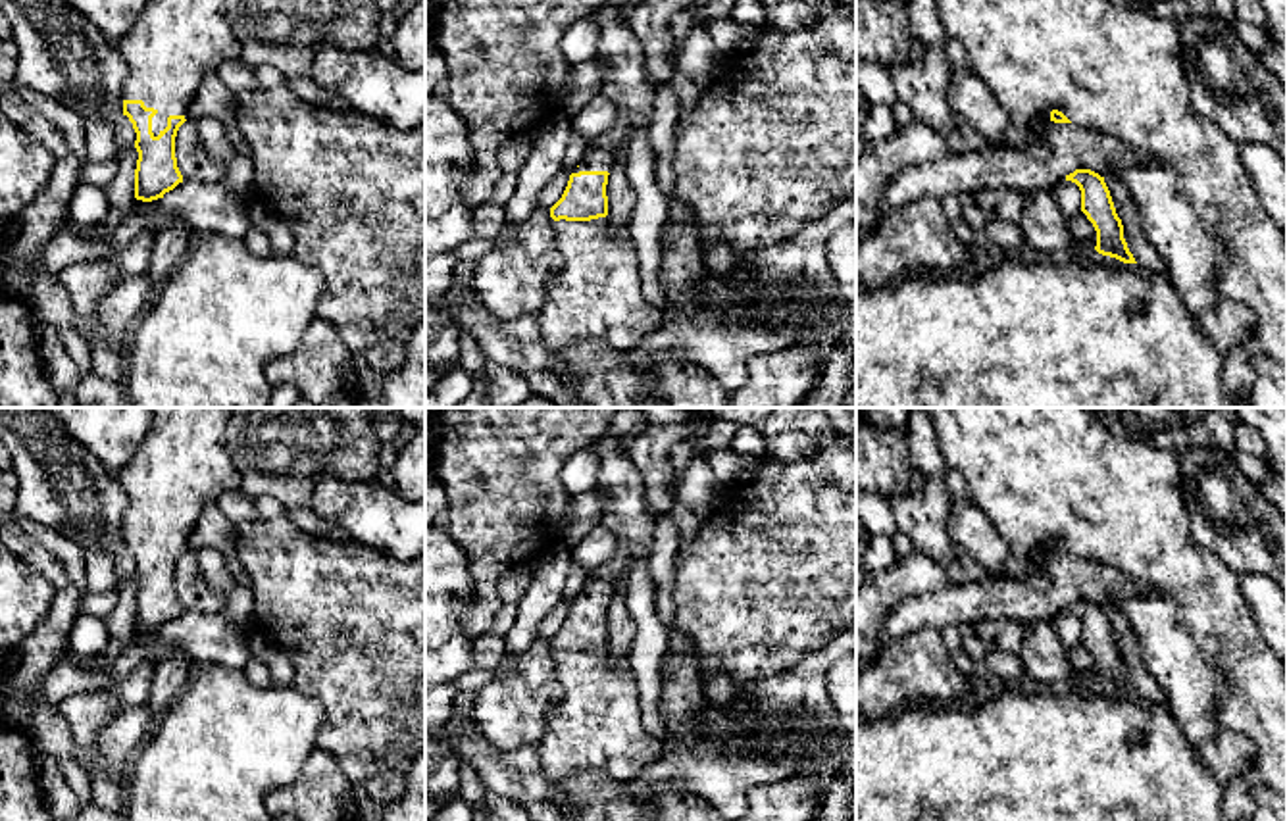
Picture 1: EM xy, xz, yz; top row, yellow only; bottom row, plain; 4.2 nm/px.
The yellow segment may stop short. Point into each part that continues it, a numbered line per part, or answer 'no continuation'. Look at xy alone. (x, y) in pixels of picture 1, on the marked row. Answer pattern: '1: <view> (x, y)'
1: xy (174, 45)

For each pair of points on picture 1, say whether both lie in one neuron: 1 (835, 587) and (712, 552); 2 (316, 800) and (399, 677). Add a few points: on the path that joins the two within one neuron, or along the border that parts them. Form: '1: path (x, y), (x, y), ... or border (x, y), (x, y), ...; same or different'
1: path (805, 564), (743, 564); same
2: border (316, 746), (326, 750), (353, 783); different

